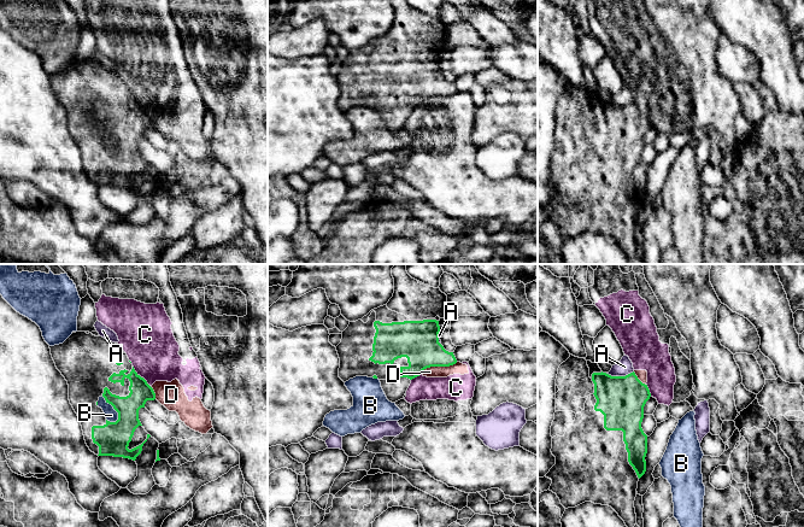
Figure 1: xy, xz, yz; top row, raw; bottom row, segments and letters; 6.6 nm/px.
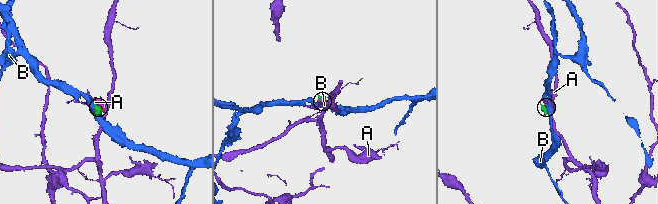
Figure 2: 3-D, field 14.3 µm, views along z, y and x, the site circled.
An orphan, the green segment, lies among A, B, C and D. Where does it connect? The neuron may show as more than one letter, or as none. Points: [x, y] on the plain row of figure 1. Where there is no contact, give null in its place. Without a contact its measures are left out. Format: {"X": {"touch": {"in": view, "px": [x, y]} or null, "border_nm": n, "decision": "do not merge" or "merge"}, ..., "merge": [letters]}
{"A": {"touch": {"in": "yz", "px": [618, 106]}, "border_nm": 190, "decision": "do not merge"}, "B": {"touch": {"in": "xy", "px": [113, 138]}, "border_nm": 200, "decision": "do not merge"}, "C": {"touch": {"in": "xy", "px": [140, 106]}, "border_nm": 200, "decision": "do not merge"}, "D": {"touch": {"in": "xz", "px": [439, 95]}, "border_nm": 260, "decision": "do not merge"}, "merge": []}

